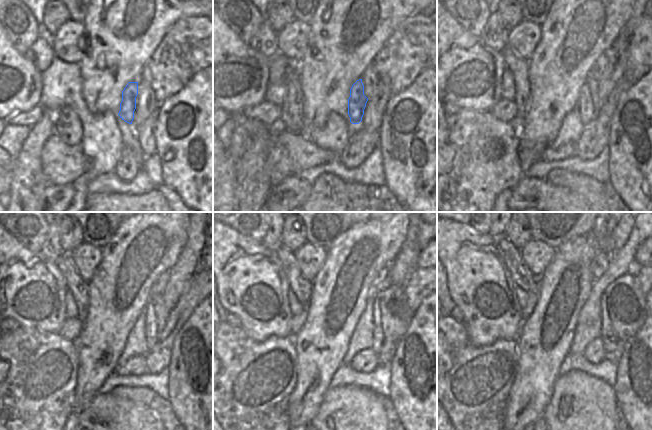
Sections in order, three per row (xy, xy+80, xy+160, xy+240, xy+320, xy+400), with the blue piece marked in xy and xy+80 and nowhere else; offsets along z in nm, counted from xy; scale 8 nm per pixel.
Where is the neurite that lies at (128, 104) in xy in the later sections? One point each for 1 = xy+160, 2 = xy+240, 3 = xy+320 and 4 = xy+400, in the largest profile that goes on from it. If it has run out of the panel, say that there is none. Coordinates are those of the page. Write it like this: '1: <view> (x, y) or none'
1: xy+160 (588, 104)
2: xy+240 (157, 311)
3: xy+320 (392, 315)
4: xy+400 (623, 302)

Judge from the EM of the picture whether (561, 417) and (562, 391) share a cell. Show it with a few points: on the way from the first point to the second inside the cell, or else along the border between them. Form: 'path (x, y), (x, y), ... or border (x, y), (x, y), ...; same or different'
path (563, 411), (563, 397); same

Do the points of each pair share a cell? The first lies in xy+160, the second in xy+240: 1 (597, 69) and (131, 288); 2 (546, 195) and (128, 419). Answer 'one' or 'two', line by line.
1: two
2: one

